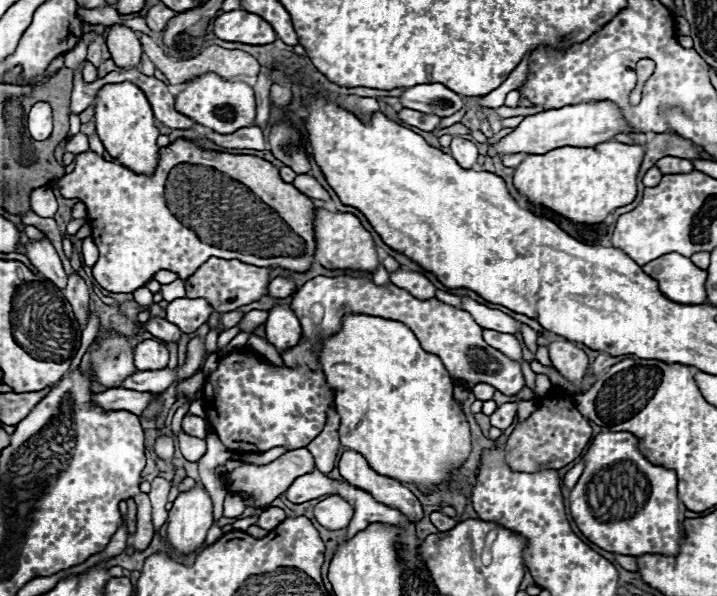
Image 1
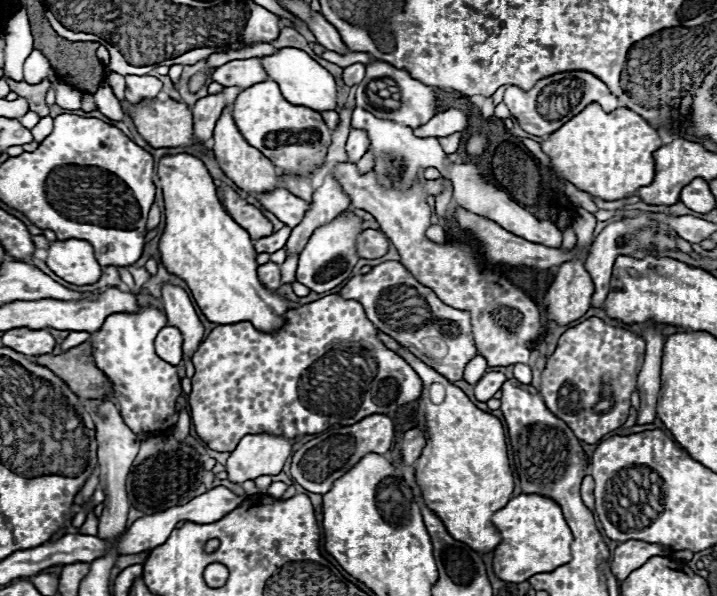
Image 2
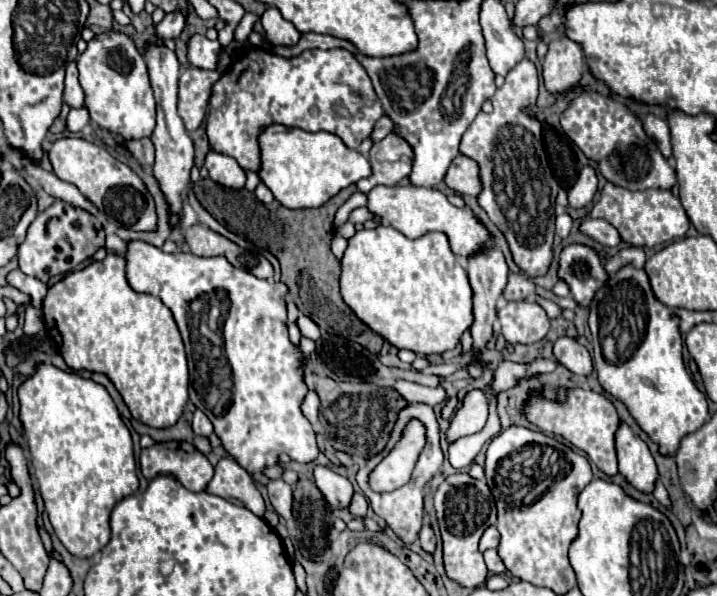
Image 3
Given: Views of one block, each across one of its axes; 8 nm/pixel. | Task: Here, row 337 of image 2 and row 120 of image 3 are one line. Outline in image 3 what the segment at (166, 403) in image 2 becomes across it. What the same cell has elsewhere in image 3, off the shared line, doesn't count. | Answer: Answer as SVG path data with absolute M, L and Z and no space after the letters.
M124 32L98 34L78 58L80 86L86 94L86 108L92 122L126 140L150 136L156 126L156 100L148 80L142 54Z

